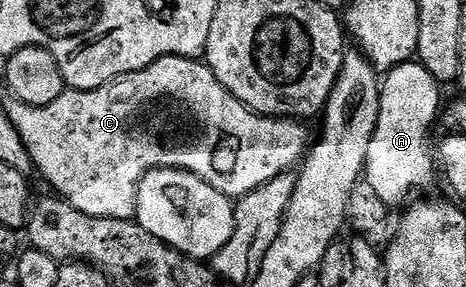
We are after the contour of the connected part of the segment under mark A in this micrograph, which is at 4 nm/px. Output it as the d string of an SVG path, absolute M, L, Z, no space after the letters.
M413 60L387 71L379 98L379 118L370 151L367 152L364 180L375 189L389 208L400 205L412 192L430 187L436 177L430 128L439 117L441 85L424 65Z

